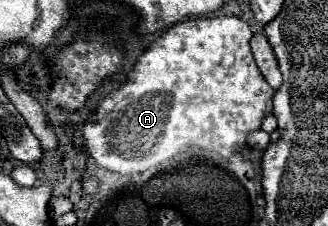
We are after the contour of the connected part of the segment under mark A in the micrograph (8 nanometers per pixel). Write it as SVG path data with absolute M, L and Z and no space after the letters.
M198 17L172 25L138 57L126 81L98 101L90 121L80 127L80 147L100 167L120 175L140 175L152 165L172 159L190 147L212 149L224 159L240 153L246 137L260 129L262 117L272 113L272 97L276 93L254 63L250 39L252 31L248 23L238 17Z

